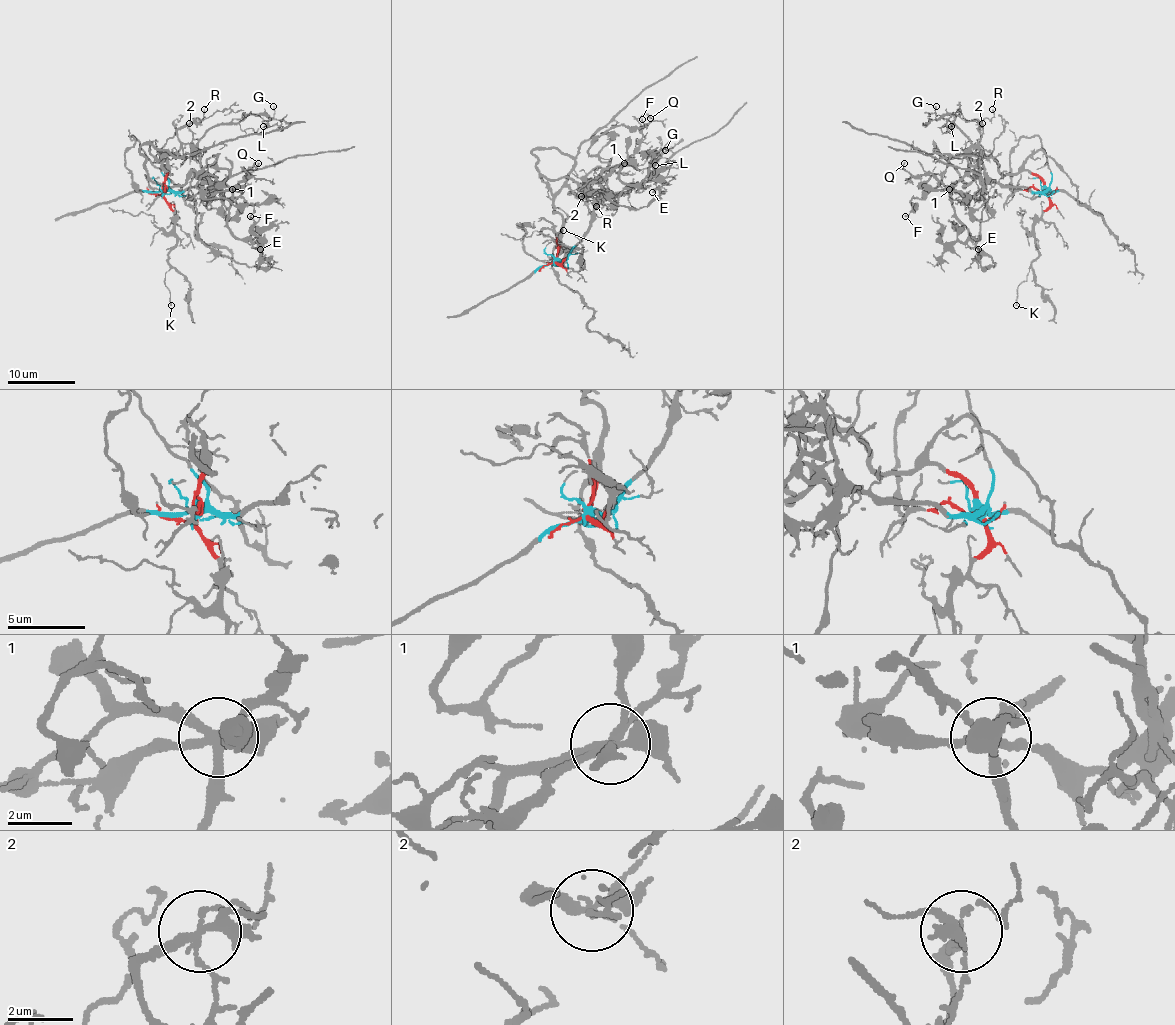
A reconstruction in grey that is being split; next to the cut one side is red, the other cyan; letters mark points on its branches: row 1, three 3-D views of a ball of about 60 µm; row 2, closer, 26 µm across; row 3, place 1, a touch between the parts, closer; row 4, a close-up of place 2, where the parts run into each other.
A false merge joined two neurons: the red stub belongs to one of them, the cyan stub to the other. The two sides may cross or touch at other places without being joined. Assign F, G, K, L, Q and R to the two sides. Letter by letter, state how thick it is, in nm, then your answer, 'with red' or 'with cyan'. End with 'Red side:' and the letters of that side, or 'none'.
F: 110 nm thick; with red
G: 110 nm thick; with cyan
K: 110 nm thick; with red
L: 100 nm thick; with cyan
Q: 180 nm thick; with cyan
R: 80 nm thick; with cyan
Red side: F, K

